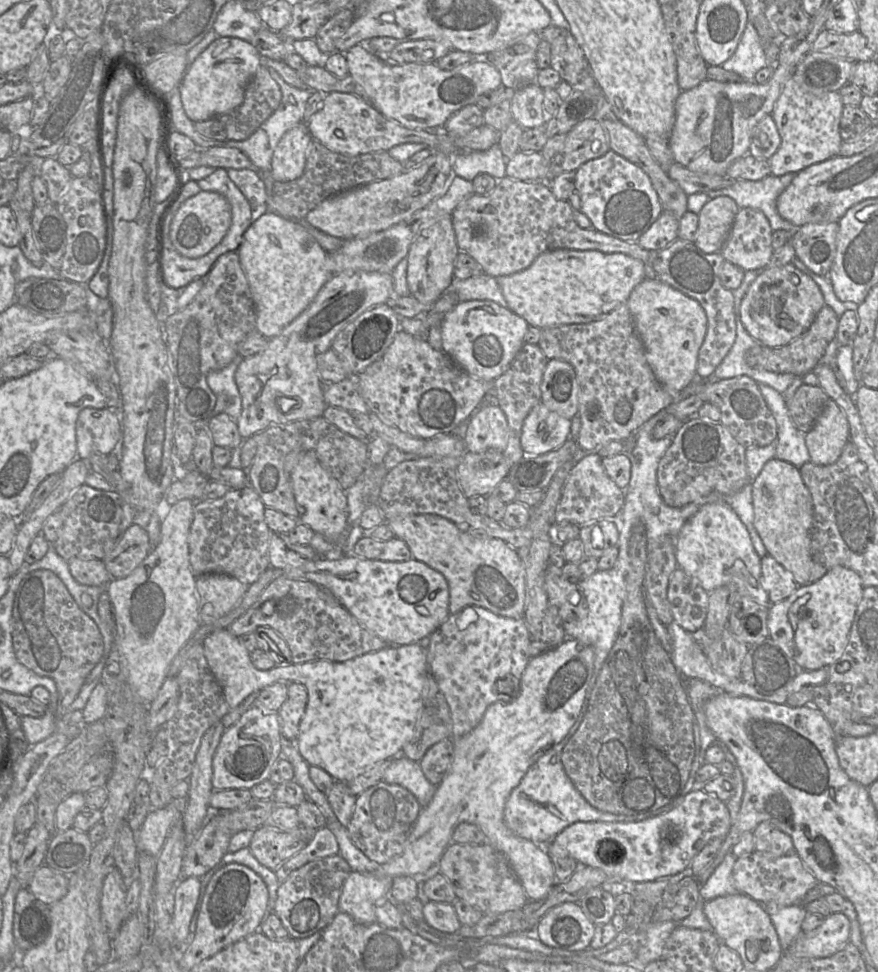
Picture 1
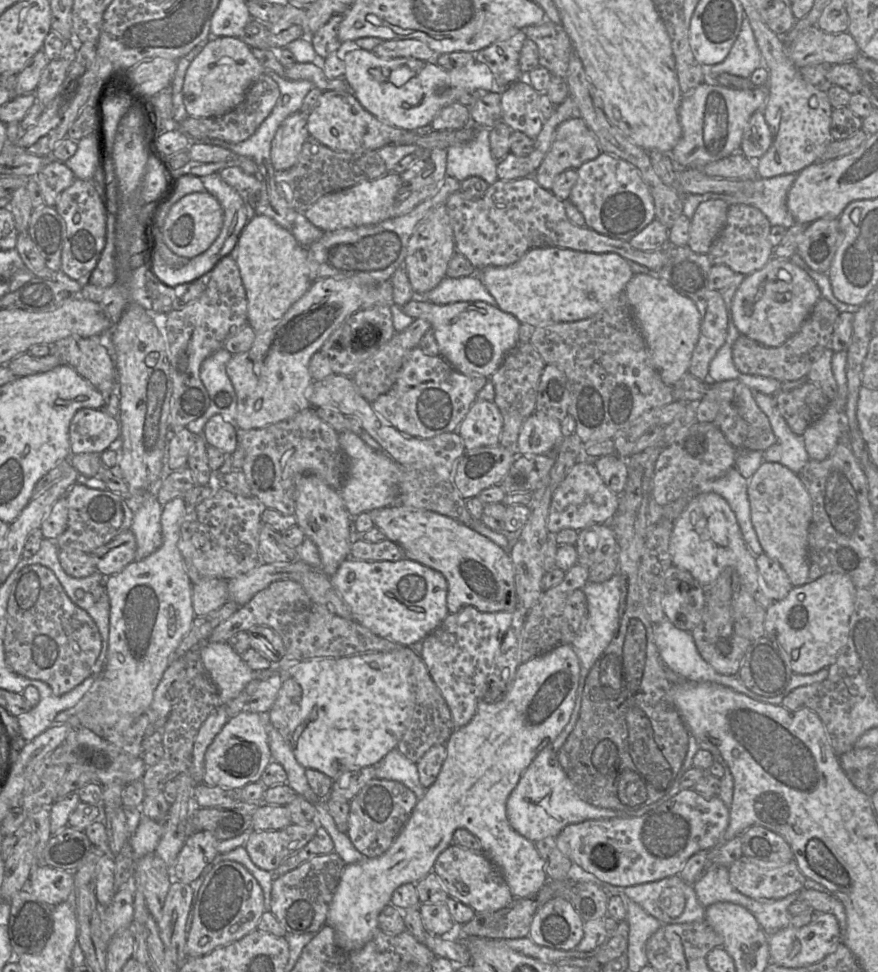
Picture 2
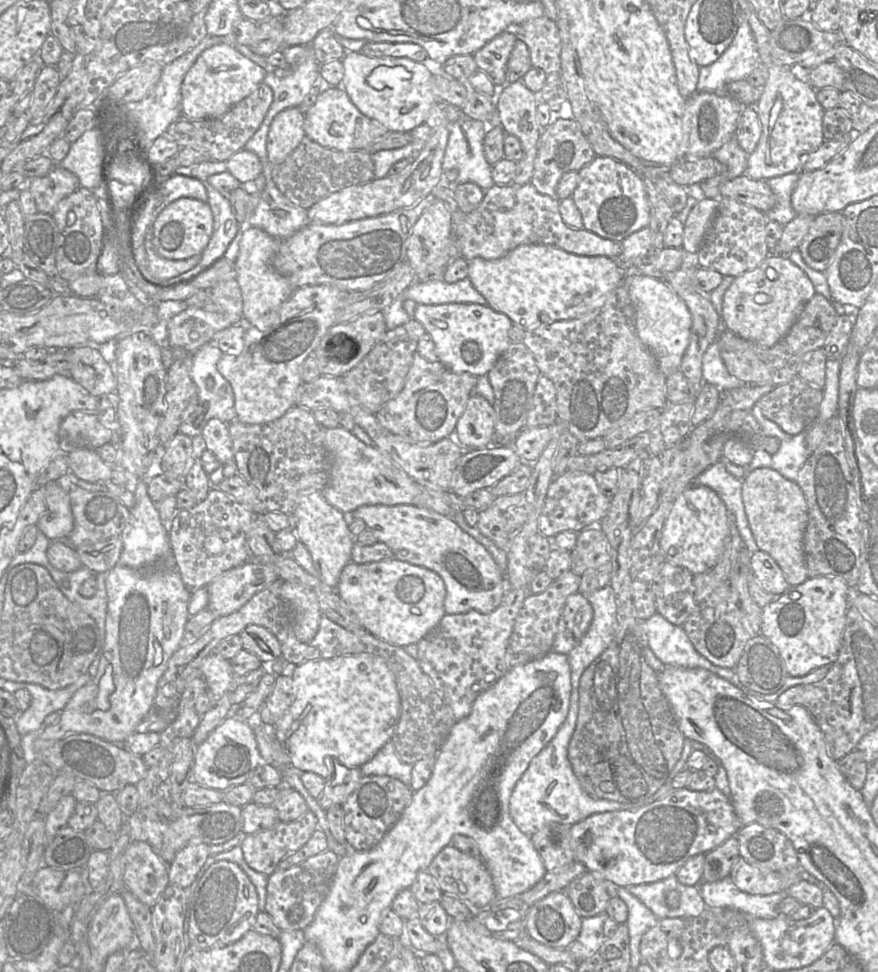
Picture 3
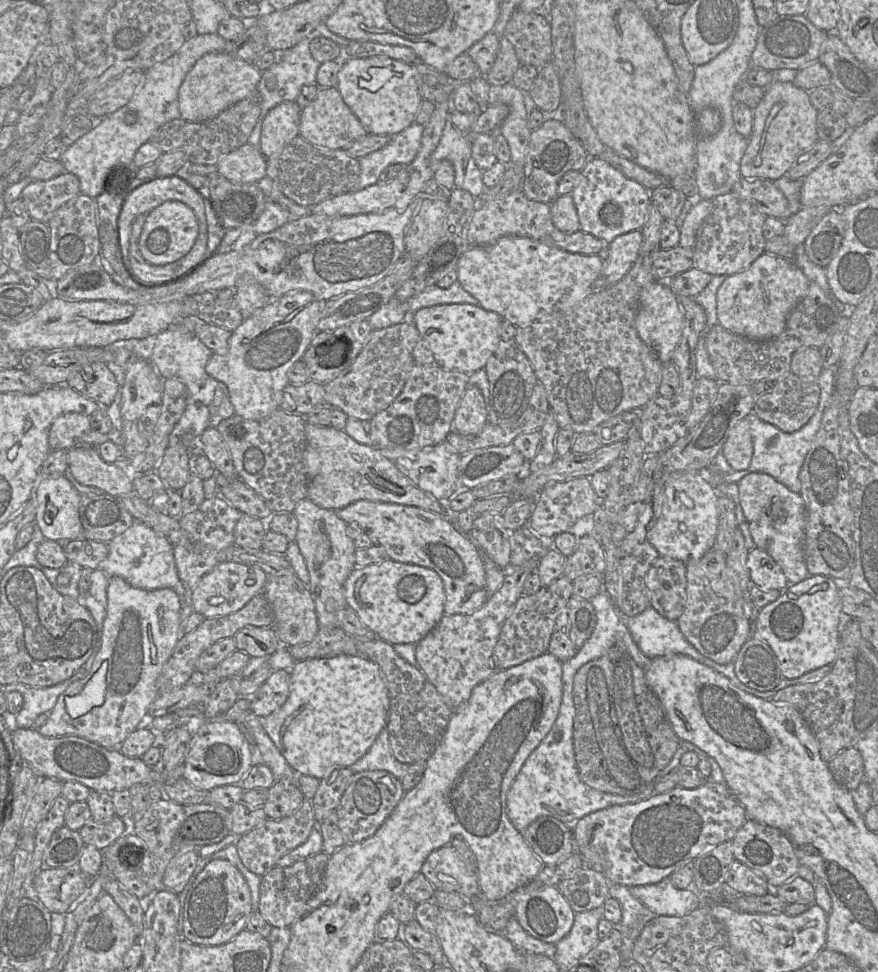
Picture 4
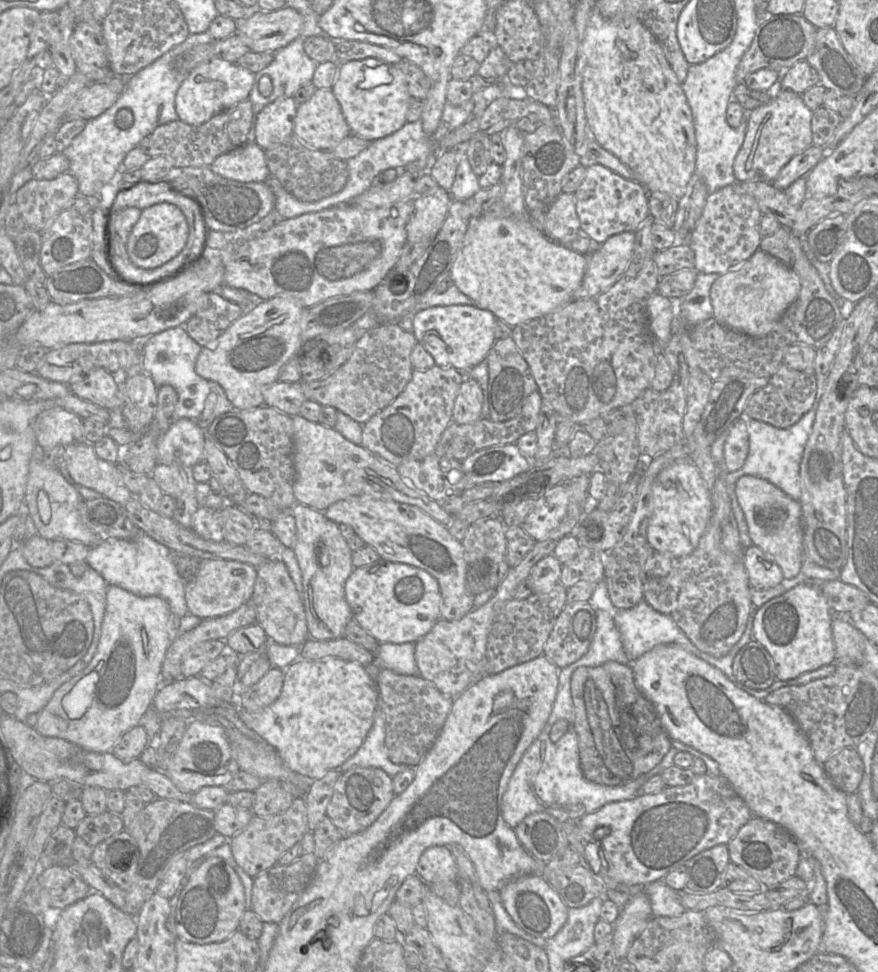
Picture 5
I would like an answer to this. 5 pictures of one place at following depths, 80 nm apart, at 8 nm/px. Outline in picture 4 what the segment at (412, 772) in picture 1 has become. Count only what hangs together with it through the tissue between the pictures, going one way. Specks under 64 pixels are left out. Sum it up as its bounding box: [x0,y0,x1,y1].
[349,726,410,780]

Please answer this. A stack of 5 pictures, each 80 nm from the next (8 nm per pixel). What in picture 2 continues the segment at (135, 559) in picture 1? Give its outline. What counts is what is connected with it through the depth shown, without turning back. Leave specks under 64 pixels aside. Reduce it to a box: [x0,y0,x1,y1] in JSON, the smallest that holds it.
[90,529,136,577]

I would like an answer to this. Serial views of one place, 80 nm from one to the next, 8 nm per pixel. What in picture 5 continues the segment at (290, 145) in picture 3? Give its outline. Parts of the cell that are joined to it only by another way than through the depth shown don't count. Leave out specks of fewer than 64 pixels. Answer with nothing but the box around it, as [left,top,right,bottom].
[255,96,297,151]

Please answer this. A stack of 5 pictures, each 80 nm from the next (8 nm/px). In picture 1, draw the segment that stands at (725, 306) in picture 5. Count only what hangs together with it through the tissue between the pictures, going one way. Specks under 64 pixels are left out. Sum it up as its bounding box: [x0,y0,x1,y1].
[740,263,825,348]

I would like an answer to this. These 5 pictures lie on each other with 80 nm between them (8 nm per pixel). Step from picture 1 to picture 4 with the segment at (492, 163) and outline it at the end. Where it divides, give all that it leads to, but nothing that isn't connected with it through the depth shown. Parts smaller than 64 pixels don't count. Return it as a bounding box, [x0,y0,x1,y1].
[431,110,486,196]

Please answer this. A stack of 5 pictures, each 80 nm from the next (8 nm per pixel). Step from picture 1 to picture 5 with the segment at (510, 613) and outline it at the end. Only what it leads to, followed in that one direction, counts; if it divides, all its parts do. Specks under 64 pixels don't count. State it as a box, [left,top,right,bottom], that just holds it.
[323,496,475,620]

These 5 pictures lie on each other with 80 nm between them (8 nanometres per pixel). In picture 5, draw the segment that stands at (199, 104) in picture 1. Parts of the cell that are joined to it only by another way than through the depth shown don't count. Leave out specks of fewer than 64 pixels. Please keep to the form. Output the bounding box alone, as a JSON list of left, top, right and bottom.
[175,59,255,125]

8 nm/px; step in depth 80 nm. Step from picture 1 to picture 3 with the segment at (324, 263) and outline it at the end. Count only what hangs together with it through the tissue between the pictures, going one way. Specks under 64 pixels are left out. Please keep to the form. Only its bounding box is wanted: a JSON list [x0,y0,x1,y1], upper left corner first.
[235,227,296,326]

